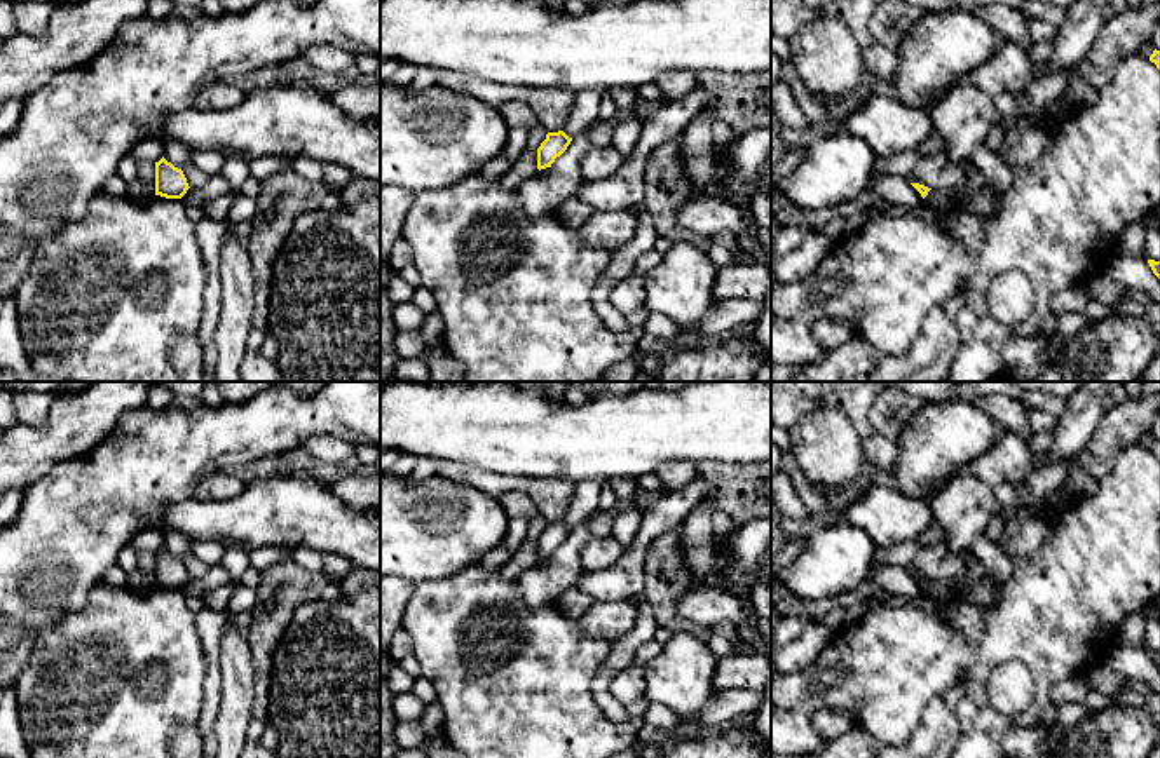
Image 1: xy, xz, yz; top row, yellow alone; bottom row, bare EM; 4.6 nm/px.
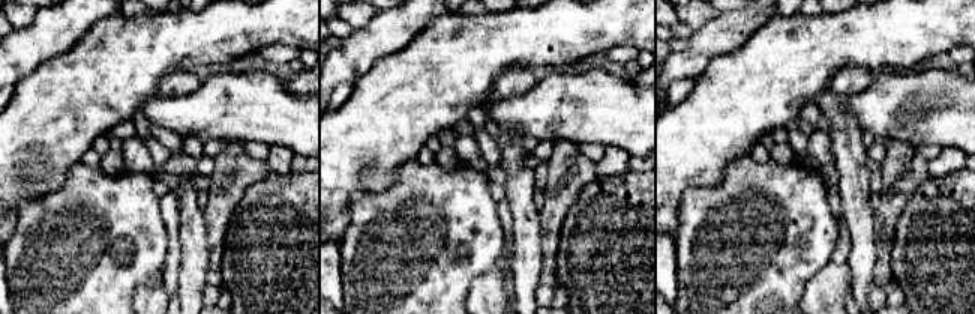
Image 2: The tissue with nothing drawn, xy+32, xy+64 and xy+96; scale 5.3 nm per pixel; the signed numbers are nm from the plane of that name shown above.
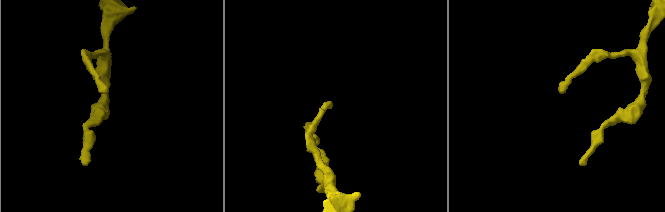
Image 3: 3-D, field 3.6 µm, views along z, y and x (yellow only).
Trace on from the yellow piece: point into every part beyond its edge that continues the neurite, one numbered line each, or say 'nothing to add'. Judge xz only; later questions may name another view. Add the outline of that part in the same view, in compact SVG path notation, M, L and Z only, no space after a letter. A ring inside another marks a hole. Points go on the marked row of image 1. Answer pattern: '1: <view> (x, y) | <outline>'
nothing to add

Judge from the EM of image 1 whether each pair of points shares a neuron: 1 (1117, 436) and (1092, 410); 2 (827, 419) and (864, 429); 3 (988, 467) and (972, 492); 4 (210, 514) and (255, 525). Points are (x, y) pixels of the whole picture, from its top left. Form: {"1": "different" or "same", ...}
{"1": "different", "2": "different", "3": "different", "4": "same"}

